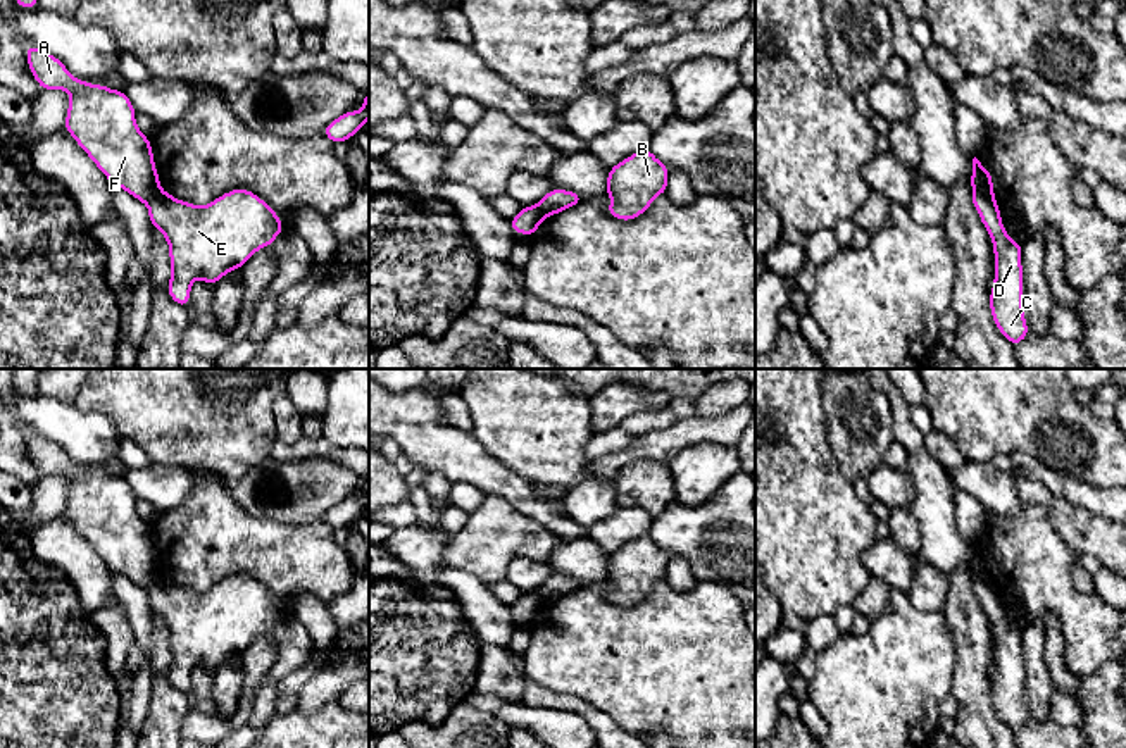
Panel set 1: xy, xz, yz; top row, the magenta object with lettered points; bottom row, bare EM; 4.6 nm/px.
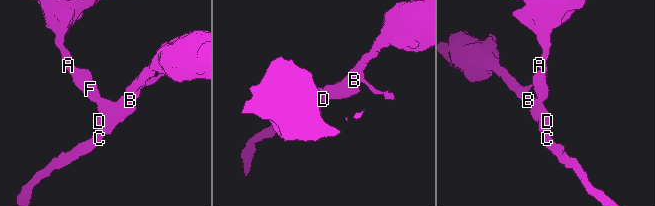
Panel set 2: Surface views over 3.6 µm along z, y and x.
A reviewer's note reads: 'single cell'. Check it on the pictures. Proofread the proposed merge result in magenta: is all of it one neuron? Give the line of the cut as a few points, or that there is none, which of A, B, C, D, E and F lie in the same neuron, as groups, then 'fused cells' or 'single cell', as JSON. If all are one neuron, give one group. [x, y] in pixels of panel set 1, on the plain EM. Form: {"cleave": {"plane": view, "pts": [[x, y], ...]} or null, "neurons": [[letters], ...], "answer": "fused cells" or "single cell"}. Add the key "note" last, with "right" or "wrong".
{"cleave": {"plane": "yz", "pts": [[973, 574], [994, 586]]}, "neurons": [["A", "F"], ["B", "C", "D", "E"]], "answer": "fused cells", "note": "wrong"}

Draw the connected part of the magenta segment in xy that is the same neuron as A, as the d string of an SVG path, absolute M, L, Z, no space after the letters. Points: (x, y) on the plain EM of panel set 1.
M26 431L28 452L41 476L71 479L64 515L117 574L148 589L162 577L152 529L138 515L124 477L76 465L52 439Z

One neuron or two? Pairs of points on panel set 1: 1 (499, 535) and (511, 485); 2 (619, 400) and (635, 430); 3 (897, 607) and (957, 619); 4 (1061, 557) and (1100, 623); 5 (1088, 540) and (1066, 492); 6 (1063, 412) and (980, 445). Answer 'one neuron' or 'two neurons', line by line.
1: two neurons
2: two neurons
3: two neurons
4: one neuron
5: two neurons
6: one neuron

